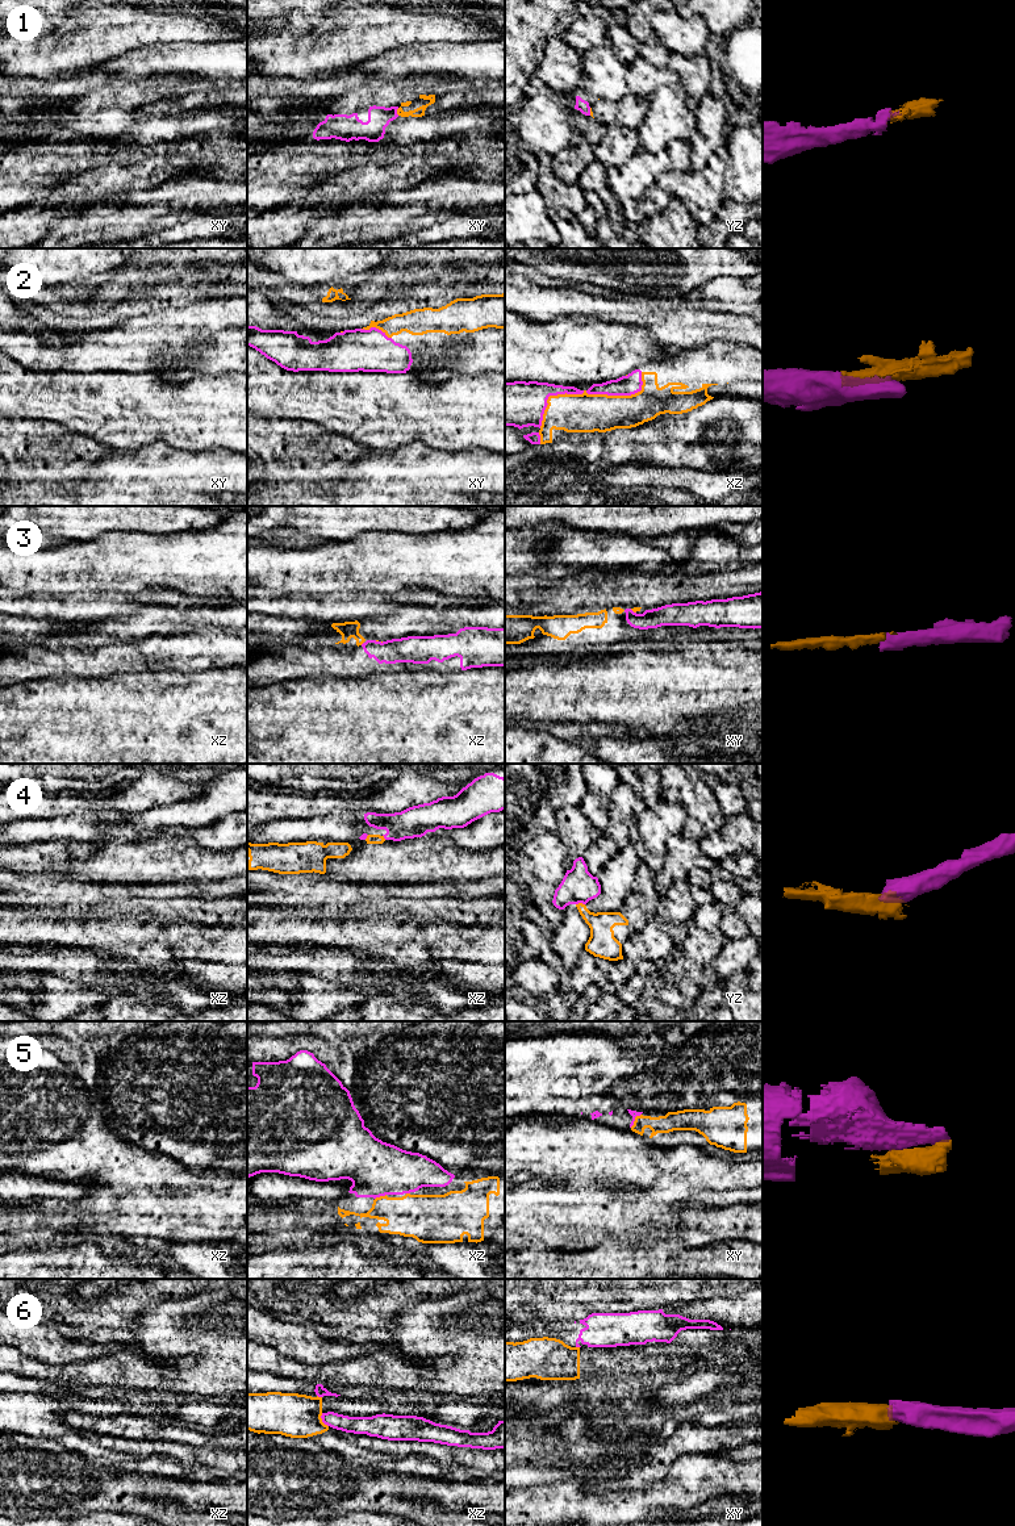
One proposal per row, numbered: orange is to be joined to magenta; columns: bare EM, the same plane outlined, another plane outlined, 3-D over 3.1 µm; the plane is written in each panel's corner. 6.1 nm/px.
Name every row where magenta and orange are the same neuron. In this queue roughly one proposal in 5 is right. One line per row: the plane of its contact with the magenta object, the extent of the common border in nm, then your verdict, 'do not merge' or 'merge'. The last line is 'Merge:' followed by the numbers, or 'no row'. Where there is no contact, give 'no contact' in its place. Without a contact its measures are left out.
1: meets magenta in xy; contact 50 nm long; do not merge
2: meets magenta in xz; contact 700 nm long; merge
3: meets magenta in xy; contact 50 nm long; do not merge
4: meets magenta in yz; contact 60 nm long; do not merge
5: meets magenta in xz; contact 80 nm long; merge
6: meets magenta in xz; contact 100 nm long; do not merge
Merge: 2, 5

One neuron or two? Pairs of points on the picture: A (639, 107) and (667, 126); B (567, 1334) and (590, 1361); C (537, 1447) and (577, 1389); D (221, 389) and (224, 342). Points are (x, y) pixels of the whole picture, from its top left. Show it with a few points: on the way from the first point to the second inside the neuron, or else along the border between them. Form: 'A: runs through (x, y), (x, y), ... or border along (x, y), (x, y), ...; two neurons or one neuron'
A: border along (650, 100), (643, 122), (637, 129); two neurons
B: border along (580, 1346), (612, 1347); two neurons
C: runs through (542, 1432), (546, 1414), (562, 1399); one neuron
D: border along (233, 372), (216, 375), (196, 373), (192, 377); two neurons

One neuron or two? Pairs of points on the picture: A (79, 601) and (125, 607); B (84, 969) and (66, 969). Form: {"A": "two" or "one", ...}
{"A": "one", "B": "one"}

